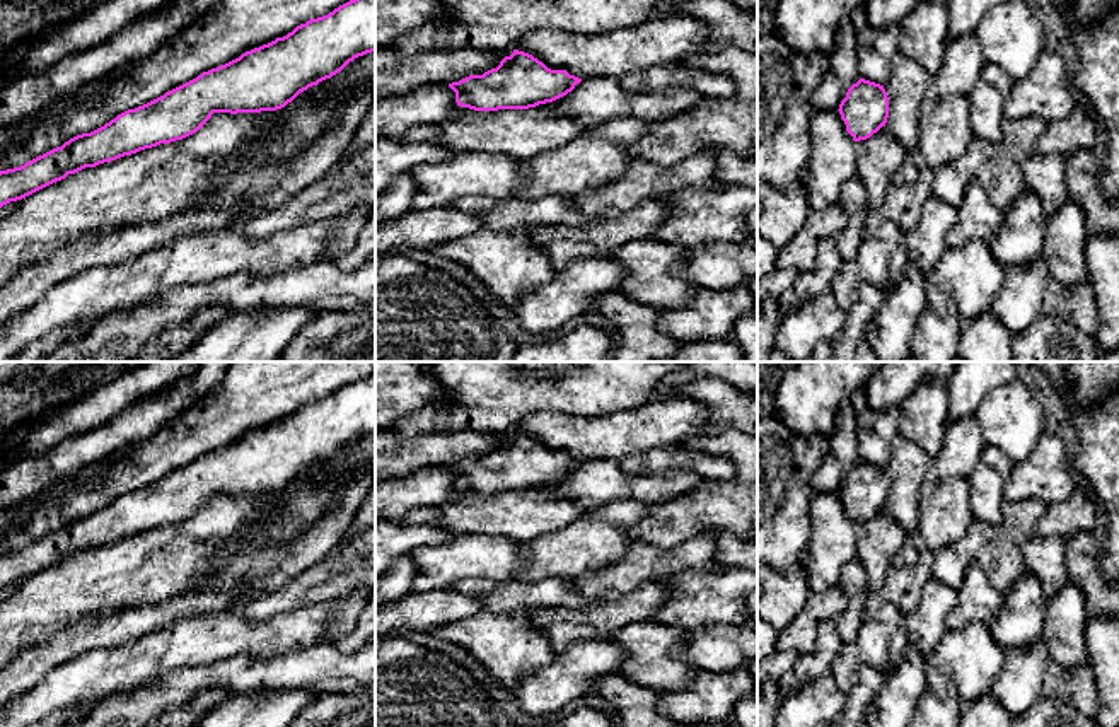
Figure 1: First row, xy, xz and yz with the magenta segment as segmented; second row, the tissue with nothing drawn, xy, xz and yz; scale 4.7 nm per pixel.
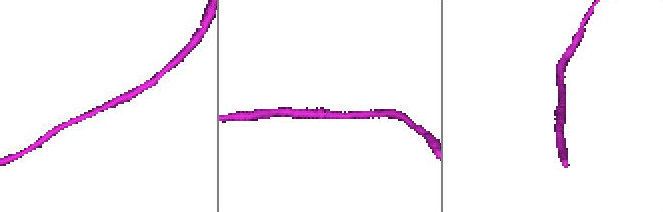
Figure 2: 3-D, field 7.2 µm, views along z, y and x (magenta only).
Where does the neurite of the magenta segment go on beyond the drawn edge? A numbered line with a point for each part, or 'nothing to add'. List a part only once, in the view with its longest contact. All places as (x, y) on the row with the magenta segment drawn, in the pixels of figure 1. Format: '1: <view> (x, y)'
nothing to add

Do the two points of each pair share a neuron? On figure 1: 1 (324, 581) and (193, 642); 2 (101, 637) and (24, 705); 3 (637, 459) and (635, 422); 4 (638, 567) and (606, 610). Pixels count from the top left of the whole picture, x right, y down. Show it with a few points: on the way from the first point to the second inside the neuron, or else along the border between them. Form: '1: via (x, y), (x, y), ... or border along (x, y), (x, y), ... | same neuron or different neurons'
1: border along (285, 610), (265, 620), (248, 620), (243, 615) | different neurons
2: border along (121, 644), (86, 651), (46, 673) | different neurons
3: border along (676, 444), (635, 451), (618, 461) | different neurons
4: border along (654, 582), (645, 582), (625, 594), (601, 599) | different neurons

